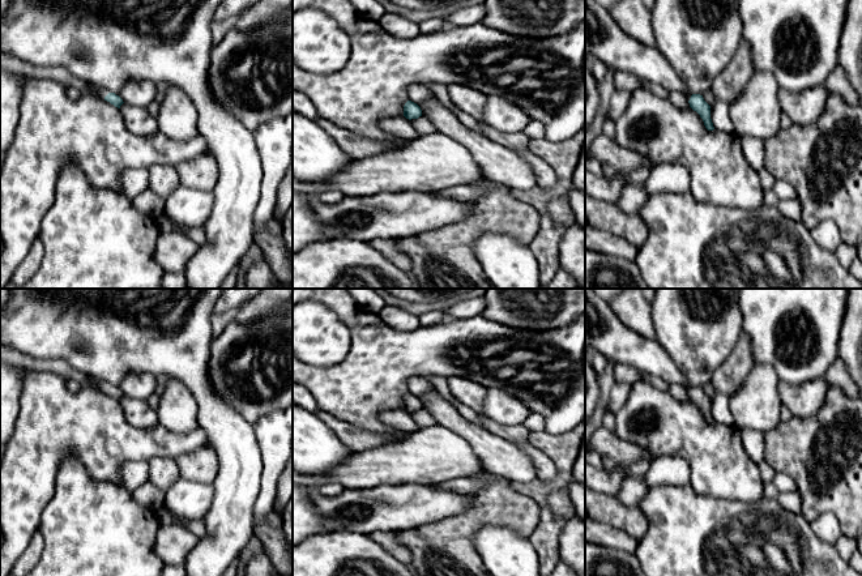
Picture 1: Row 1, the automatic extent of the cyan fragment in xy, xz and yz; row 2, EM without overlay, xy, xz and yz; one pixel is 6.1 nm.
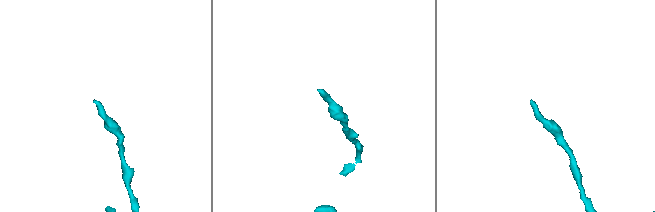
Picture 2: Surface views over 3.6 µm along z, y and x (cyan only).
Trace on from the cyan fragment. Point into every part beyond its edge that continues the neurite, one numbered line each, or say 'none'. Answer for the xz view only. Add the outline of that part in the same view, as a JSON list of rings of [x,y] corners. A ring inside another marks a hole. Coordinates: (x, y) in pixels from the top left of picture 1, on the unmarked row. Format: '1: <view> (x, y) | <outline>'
none

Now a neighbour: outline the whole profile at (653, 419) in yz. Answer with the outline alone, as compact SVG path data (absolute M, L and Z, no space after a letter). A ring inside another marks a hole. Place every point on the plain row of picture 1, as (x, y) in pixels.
M644 381L632 384L626 404L615 414L615 434L654 457L670 455L684 458L691 469L691 486L701 495L746 503L763 499L764 482L758 464L742 445L742 430L716 421L708 423L696 404L678 401L669 391Z

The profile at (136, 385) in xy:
M131 374L119 384L124 396L148 400L155 392L155 376L152 374Z

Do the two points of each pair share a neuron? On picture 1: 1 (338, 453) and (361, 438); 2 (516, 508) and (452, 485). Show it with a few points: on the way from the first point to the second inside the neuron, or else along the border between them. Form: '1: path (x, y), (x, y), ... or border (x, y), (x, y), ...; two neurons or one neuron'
1: border (325, 425), (353, 452); two neurons
2: border (483, 482), (479, 487), (466, 494); two neurons

